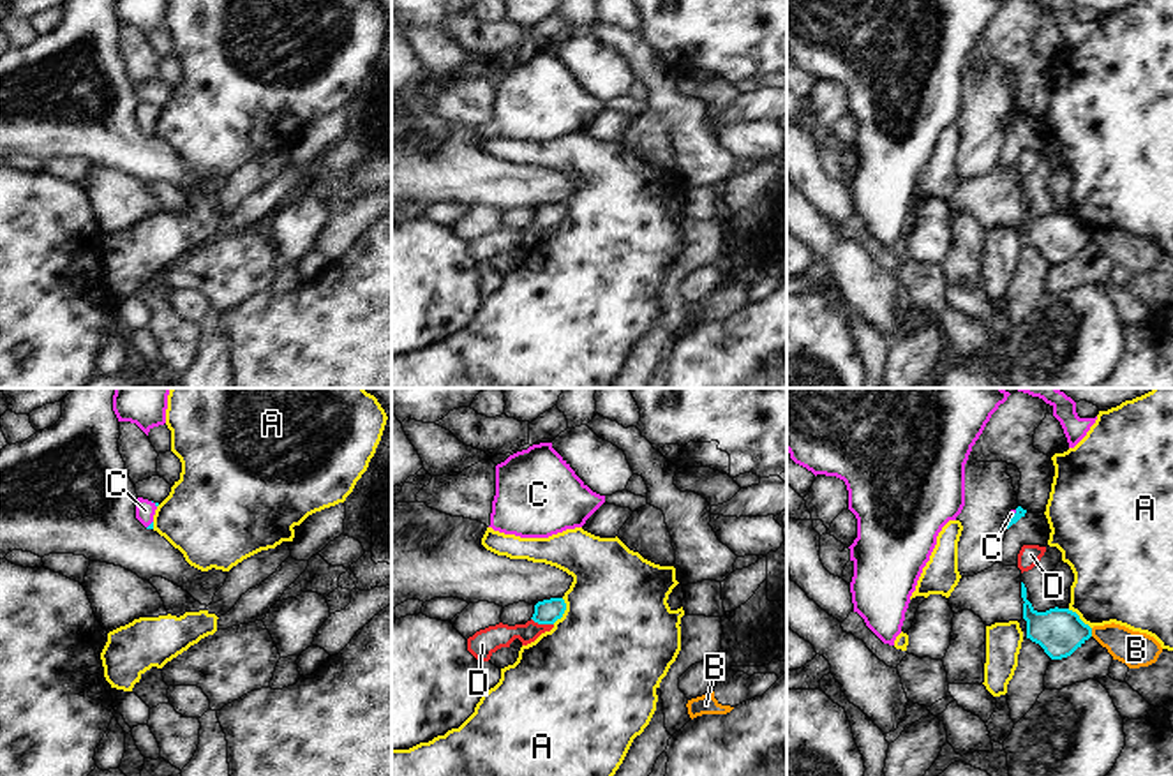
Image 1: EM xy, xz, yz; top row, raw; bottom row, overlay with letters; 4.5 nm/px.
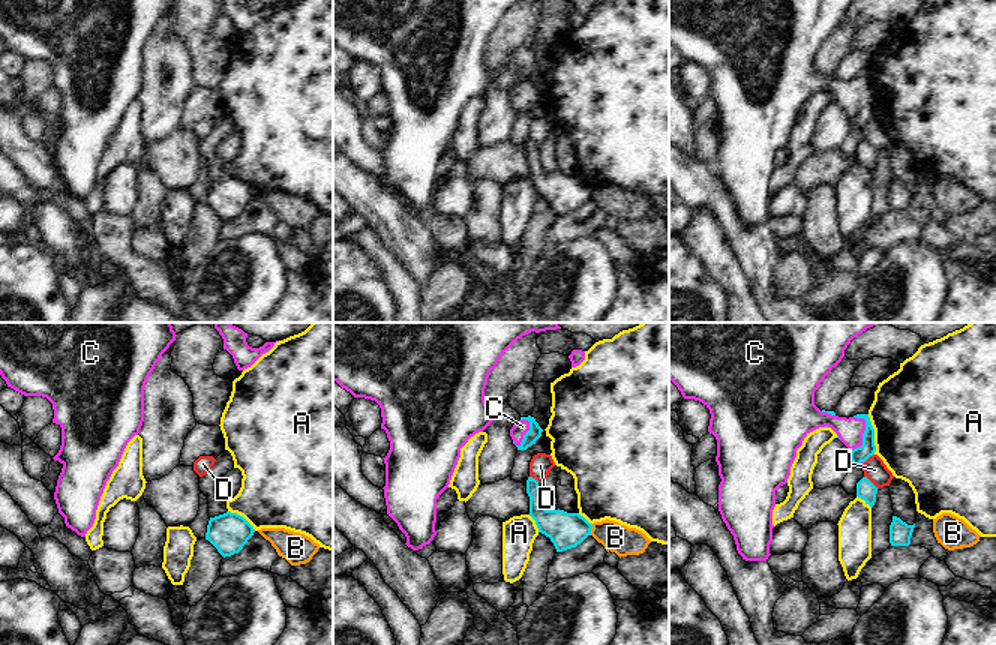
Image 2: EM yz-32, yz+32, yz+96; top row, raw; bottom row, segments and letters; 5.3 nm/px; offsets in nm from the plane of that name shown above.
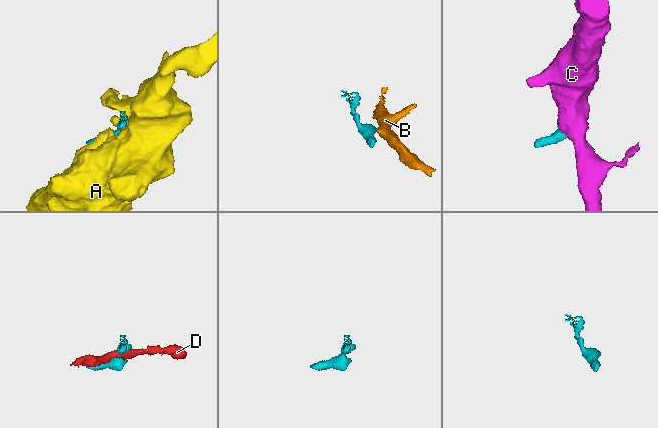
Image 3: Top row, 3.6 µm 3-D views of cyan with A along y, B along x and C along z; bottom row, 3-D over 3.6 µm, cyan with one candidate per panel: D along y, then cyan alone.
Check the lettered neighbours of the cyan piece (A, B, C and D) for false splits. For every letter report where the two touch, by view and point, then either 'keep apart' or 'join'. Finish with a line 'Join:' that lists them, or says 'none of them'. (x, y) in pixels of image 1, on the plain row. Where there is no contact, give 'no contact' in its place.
A: meets cyan in xz at (563, 217); keep apart
B: meets cyan in yz at (1090, 237); keep apart
C: meets cyan in yz at (1011, 122); join
D: meets cyan in xz at (542, 228); keep apart
Join: C

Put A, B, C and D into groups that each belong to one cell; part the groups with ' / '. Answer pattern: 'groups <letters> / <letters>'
groups A / B / C / D

